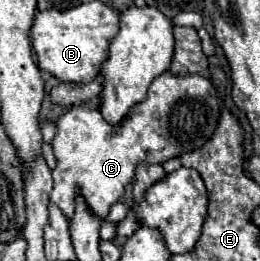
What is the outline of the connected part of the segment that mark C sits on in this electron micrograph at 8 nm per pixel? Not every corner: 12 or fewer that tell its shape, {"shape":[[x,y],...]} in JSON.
{"shape":[[157,76],[119,124],[101,104],[57,120],[53,192],[105,218],[141,162],[211,138],[213,84]]}

